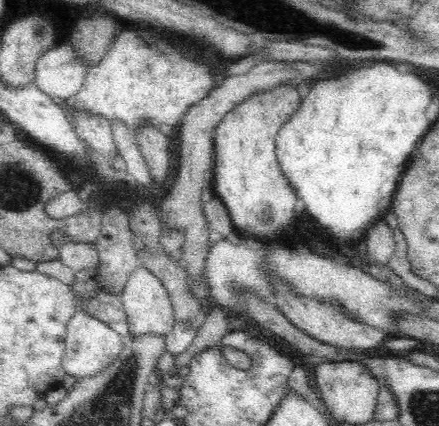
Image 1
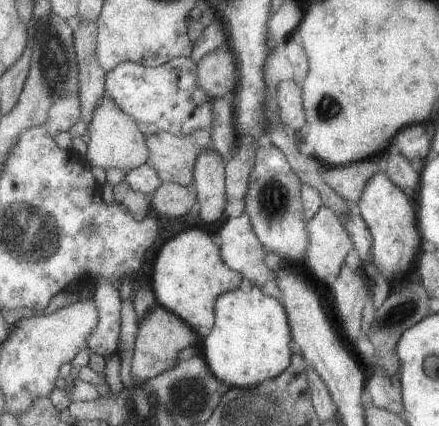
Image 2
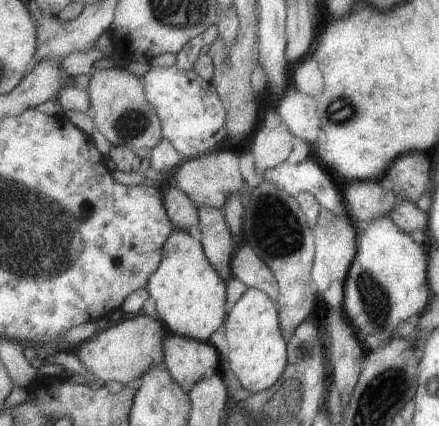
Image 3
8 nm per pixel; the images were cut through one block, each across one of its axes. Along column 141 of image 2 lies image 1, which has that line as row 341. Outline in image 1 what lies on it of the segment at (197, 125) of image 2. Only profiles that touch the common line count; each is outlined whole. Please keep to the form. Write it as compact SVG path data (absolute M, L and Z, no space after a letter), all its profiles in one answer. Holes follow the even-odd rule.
M76 310L74 316L70 318L70 322L66 324L66 350L62 356L64 372L68 376L74 376L76 380L94 378L120 358L124 344L126 344L126 338L122 338L108 324L100 322L98 318L92 318L90 314L86 314L82 310Z

